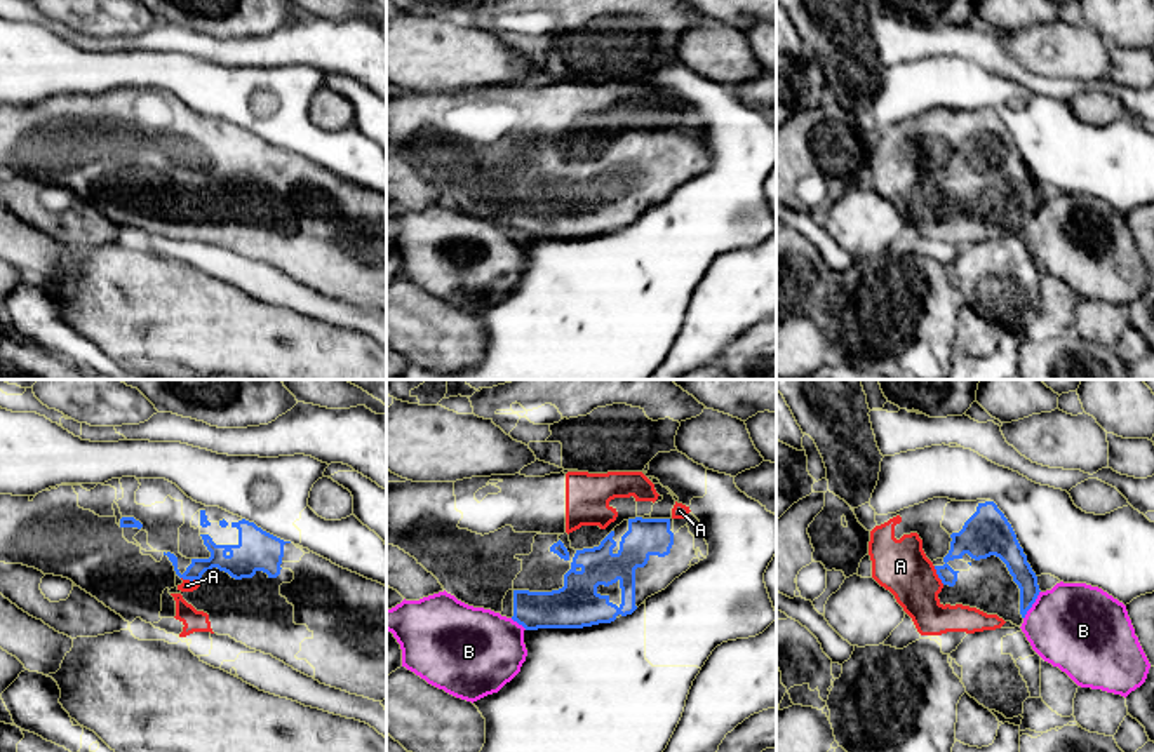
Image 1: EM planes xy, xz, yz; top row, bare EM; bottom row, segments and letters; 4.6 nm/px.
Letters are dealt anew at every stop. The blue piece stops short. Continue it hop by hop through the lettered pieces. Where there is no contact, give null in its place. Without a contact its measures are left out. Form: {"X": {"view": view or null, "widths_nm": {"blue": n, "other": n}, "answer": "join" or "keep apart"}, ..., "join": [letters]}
{"A": {"view": "xy", "widths_nm": {"blue": 140, "other": 60}, "answer": "join"}, "B": {"view": "yz", "widths_nm": {"blue": 110, "other": 400}, "answer": "keep apart"}, "join": ["A"]}

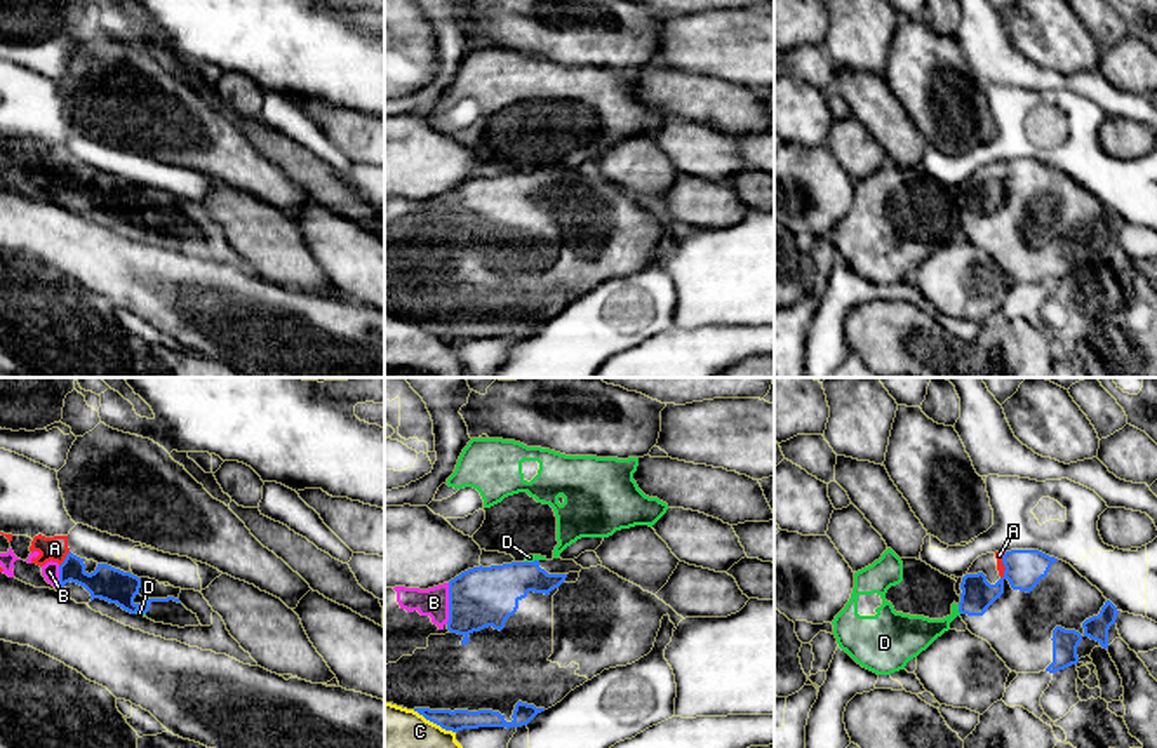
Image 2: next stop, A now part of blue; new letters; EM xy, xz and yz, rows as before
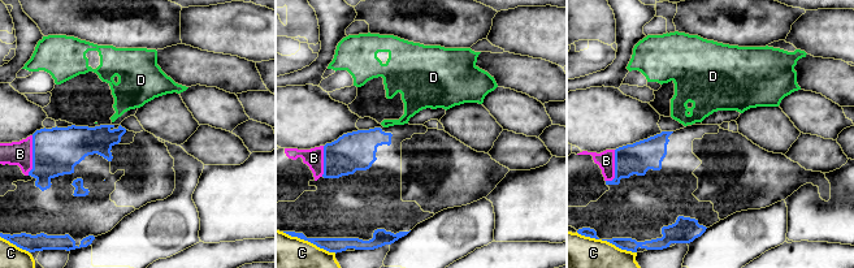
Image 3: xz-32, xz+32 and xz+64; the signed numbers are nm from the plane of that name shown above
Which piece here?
{"A": {"view": "xy", "widths_nm": {"blue": 160, "other": 110}, "answer": "join"}, "B": {"view": "xz", "widths_nm": {"blue": 280, "other": 140}, "answer": "join"}, "C": {"view": "xz", "widths_nm": {"blue": 100, "other": 200}, "answer": "keep apart"}, "D": {"view": "yz", "widths_nm": {"blue": 150, "other": 180}, "answer": "keep apart"}, "join": ["A", "B"]}

